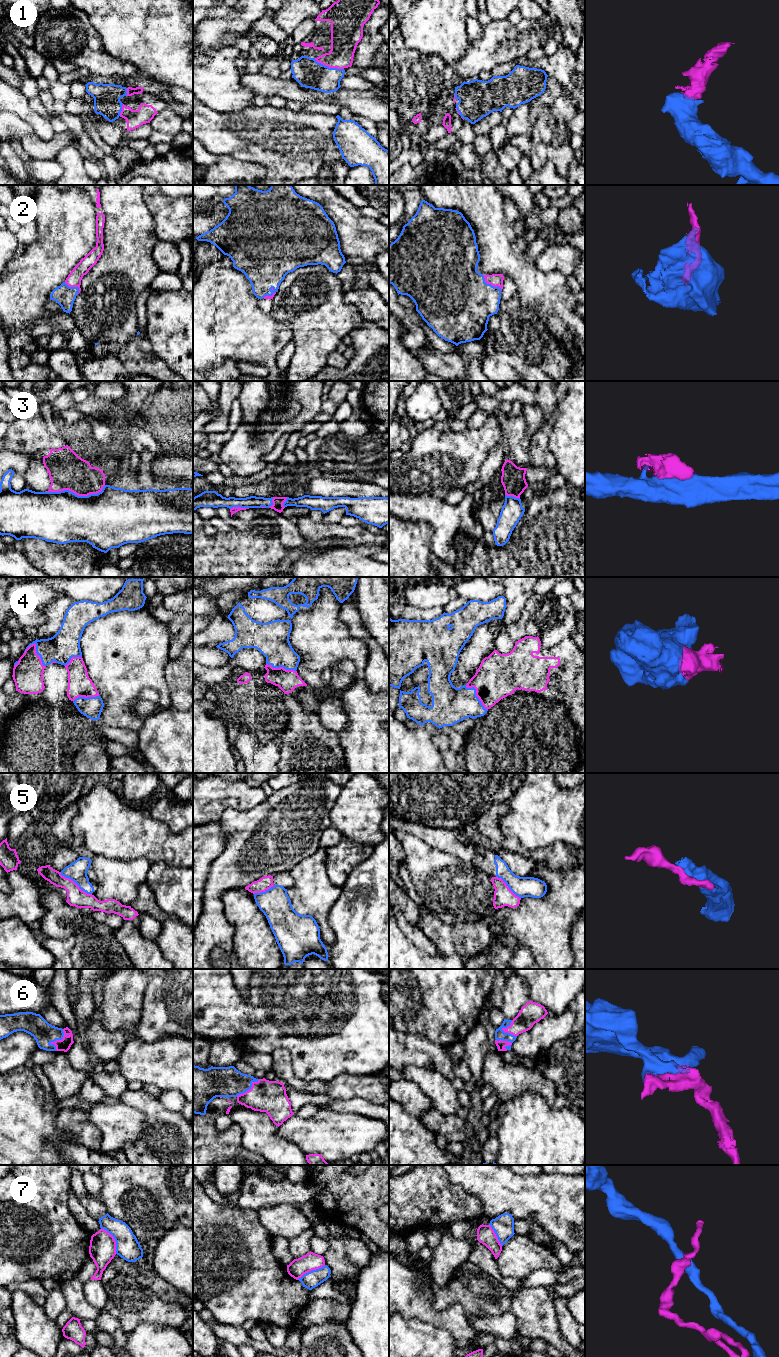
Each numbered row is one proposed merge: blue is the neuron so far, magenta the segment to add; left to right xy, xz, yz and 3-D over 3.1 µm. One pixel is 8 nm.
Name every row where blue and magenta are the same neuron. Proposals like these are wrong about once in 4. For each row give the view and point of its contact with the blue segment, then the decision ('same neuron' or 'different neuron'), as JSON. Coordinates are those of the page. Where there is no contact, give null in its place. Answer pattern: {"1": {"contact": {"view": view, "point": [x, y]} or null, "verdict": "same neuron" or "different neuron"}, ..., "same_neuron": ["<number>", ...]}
{"1": {"contact": {"view": "xz", "point": [327, 66]}, "verdict": "same neuron"}, "2": {"contact": {"view": "yz", "point": [490, 284]}, "verdict": "same neuron"}, "3": {"contact": {"view": "xy", "point": [75, 494]}, "verdict": "different neuron"}, "4": {"contact": {"view": "xy", "point": [36, 652]}, "verdict": "same neuron"}, "5": {"contact": {"view": "xy", "point": [75, 882]}, "verdict": "different neuron"}, "6": {"contact": {"view": "xy", "point": [58, 1039]}, "verdict": "same neuron"}, "7": {"contact": {"view": "xy", "point": [114, 1238]}, "verdict": "different neuron"}, "same_neuron": ["1", "2", "4", "6"]}

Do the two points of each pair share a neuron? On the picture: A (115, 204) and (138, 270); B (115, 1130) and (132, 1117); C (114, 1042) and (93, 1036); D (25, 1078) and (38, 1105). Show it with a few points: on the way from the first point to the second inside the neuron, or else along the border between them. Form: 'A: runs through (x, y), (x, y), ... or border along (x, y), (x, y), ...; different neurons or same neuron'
A: runs through (128, 220), (128, 254); same neuron
B: runs through (119, 1126), (124, 1125), (128, 1121); same neuron
C: runs through (109, 1042), (103, 1042), (98, 1037); same neuron
D: runs through (25, 1085), (25, 1092), (31, 1098); same neuron

